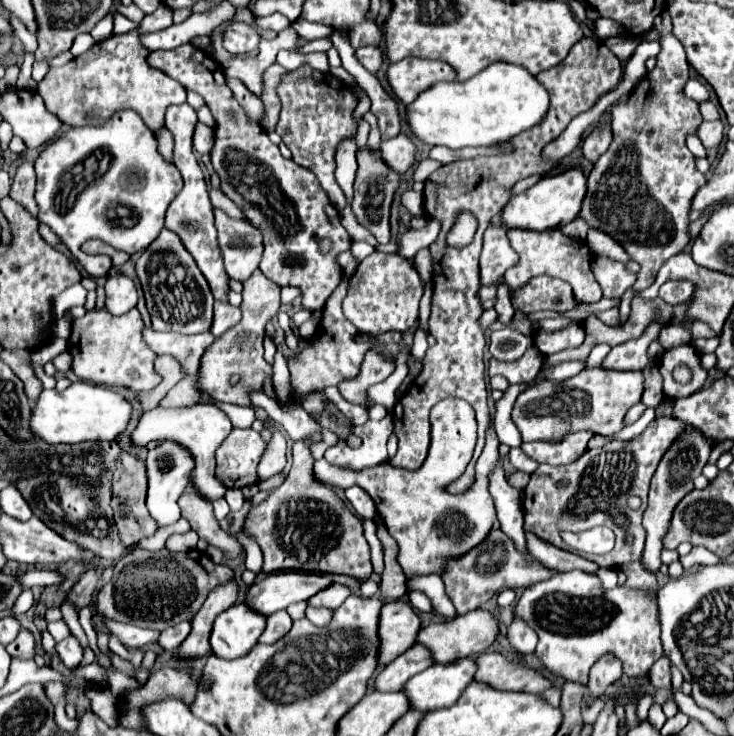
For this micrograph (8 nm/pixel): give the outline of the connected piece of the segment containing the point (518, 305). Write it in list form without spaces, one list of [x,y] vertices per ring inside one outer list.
[[[532,277],[526,285],[514,289],[512,307],[514,311],[558,311],[566,313],[580,305],[574,299],[572,287],[554,277]]]

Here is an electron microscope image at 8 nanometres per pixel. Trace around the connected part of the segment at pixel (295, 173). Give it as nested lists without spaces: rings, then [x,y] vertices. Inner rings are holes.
[[[186,43],[172,51],[152,51],[148,59],[152,67],[182,83],[184,89],[200,93],[212,111],[216,119],[212,165],[222,181],[222,191],[244,209],[248,221],[262,231],[264,257],[260,271],[276,285],[298,287],[302,291],[302,307],[312,313],[320,311],[342,281],[342,267],[338,265],[336,255],[352,247],[352,237],[342,227],[340,213],[330,203],[316,175],[292,159],[284,159],[266,131],[258,123],[246,119],[224,81],[222,69],[204,51]],[[322,237],[334,241],[334,249],[328,255],[322,255],[316,245]]]

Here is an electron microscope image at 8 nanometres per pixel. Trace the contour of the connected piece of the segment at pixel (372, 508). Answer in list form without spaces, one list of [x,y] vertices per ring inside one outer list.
[[[352,486],[346,489],[346,499],[352,503],[352,507],[358,511],[358,515],[363,518],[374,518],[376,515],[376,506],[372,498],[362,487]]]

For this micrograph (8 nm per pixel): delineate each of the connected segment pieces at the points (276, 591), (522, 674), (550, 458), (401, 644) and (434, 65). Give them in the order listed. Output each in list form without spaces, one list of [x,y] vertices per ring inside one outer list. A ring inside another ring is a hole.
[[[282,571],[256,581],[248,591],[246,603],[262,615],[272,615],[292,603],[308,601],[328,585],[332,585],[328,575]]]
[[[482,653],[476,663],[478,671],[474,679],[500,691],[542,693],[552,687],[552,681],[546,679],[540,671],[530,669],[522,663],[512,663],[500,653]]]
[[[570,433],[562,443],[522,443],[520,449],[536,463],[566,465],[586,451],[590,439],[590,433]]]
[[[390,601],[380,613],[380,665],[388,665],[414,645],[420,617],[406,601]]]
[[[406,57],[388,67],[388,81],[400,101],[410,105],[422,91],[430,89],[432,83],[454,81],[454,67],[444,61],[430,61],[418,57]]]

